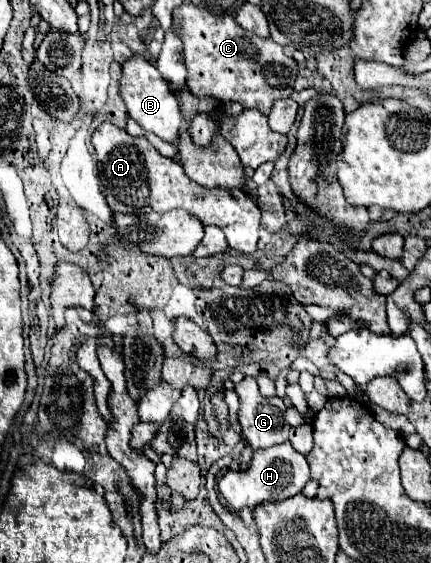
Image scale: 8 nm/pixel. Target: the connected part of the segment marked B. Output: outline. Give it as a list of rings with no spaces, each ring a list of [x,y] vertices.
[[[134,53],[130,59],[122,65],[122,77],[120,77],[120,97],[126,103],[128,115],[148,133],[154,133],[160,139],[168,143],[176,143],[178,131],[182,125],[182,113],[178,107],[178,101],[174,95],[170,95],[166,79],[158,75],[158,69],[148,63],[142,55]]]

